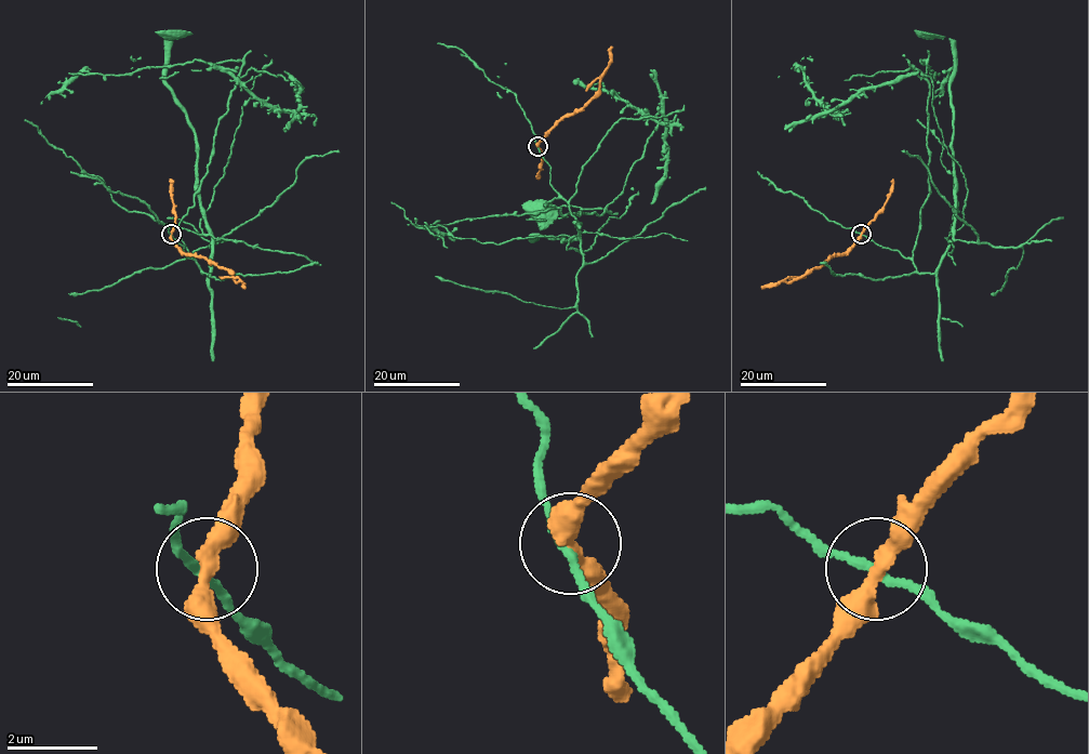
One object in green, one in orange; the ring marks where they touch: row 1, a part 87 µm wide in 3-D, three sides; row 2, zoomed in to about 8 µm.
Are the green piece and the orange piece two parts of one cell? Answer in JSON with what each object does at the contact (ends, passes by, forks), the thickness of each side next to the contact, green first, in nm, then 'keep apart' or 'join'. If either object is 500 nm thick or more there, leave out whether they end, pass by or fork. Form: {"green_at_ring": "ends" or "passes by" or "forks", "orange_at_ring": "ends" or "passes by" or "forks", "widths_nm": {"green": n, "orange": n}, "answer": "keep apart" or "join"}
{"green_at_ring": "passes by", "orange_at_ring": "passes by", "widths_nm": {"green": 170, "orange": 340}, "answer": "keep apart"}

